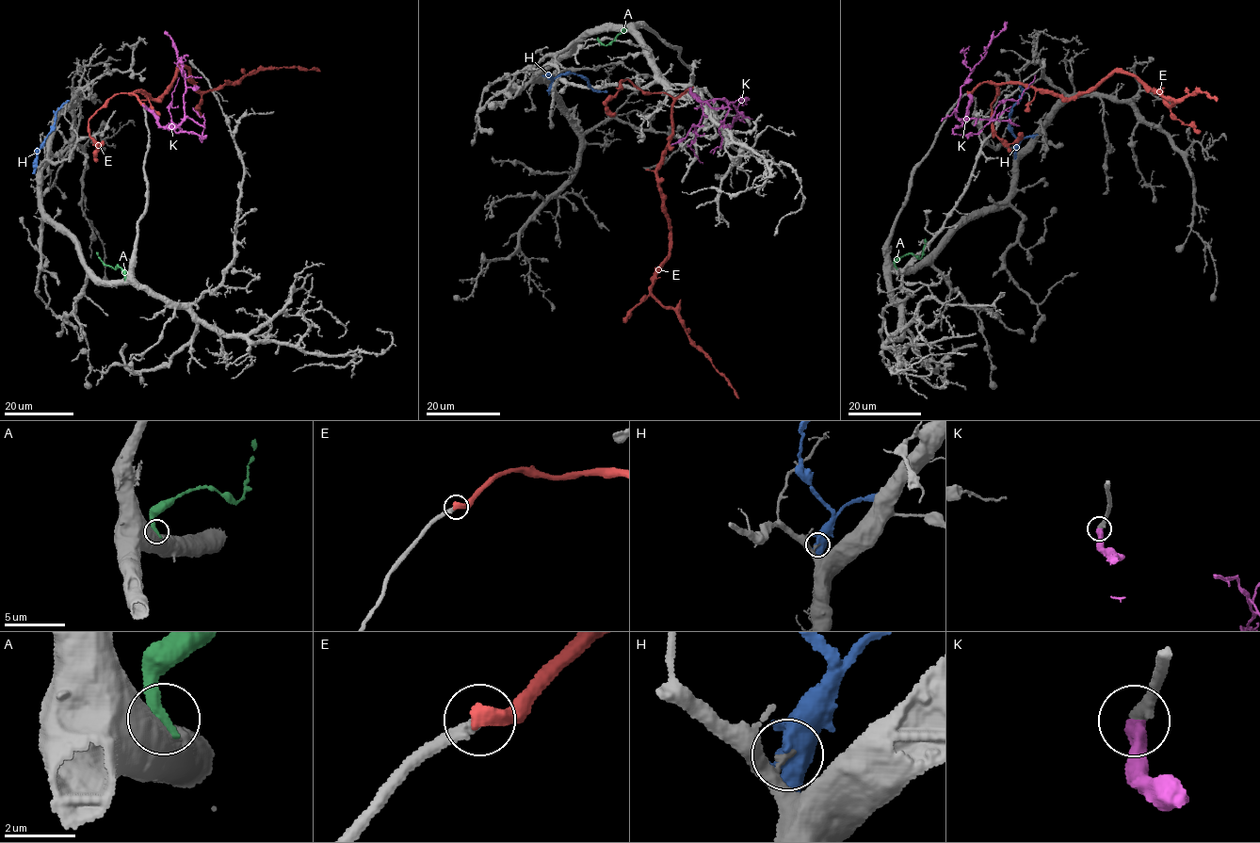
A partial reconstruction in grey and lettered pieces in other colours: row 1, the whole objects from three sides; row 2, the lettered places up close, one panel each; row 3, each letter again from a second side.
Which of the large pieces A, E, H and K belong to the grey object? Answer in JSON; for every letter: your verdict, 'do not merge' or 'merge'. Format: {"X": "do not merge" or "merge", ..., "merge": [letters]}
{"A": "do not merge", "E": "merge", "H": "do not merge", "K": "do not merge", "merge": ["E"]}

